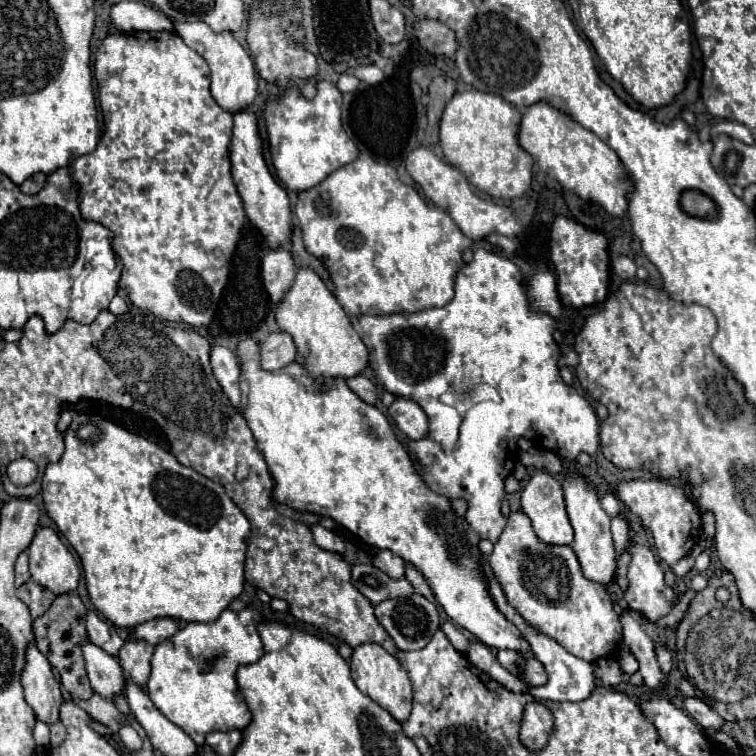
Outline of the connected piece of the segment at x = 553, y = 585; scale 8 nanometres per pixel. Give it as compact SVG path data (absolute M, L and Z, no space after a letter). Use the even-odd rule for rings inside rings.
M515 512L507 518L507 526L499 536L489 564L507 602L533 630L553 638L569 654L595 662L611 658L621 644L621 626L609 600L607 588L589 582L569 546L547 546L537 540L529 518Z

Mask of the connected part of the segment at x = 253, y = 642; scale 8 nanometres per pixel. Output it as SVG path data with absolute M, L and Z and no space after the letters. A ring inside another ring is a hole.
M225 610L215 622L189 622L181 630L155 646L147 696L155 708L173 724L183 728L199 746L209 732L245 730L251 712L237 688L237 668L255 664L263 654L257 622L251 610Z

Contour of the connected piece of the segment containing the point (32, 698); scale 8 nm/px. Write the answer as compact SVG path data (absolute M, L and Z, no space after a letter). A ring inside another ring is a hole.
M29 646L21 684L25 690L25 700L33 708L35 718L45 724L55 724L59 720L59 706L63 702L61 686L51 670L51 664L37 650L37 646Z

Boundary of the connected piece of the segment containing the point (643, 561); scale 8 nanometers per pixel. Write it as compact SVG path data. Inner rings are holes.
M631 544L631 564L627 570L627 582L629 582L629 588L623 594L625 602L629 604L631 610L641 612L649 624L655 624L657 620L665 618L671 612L671 608L675 604L675 592L671 586L665 584L665 570L655 560L655 554L649 548L639 546L639 544Z

